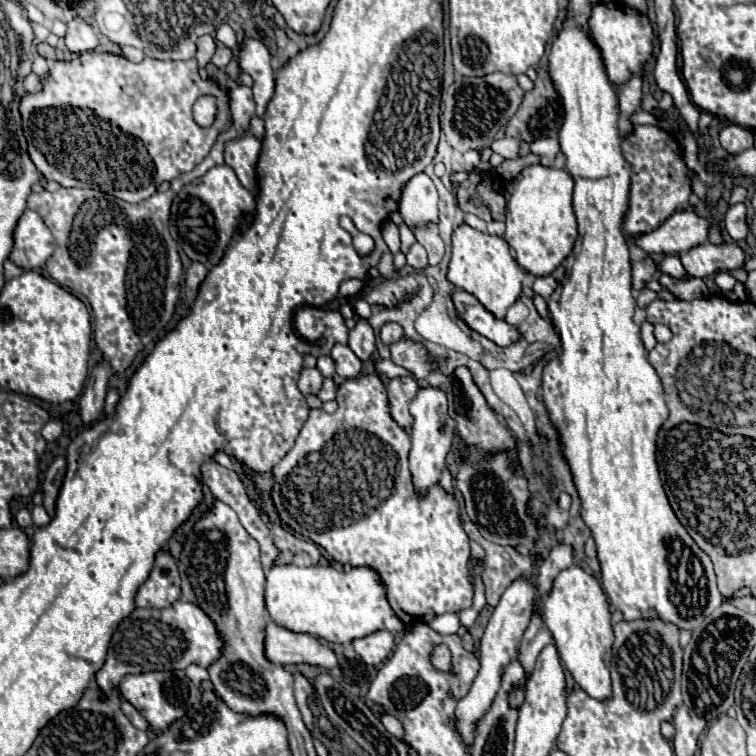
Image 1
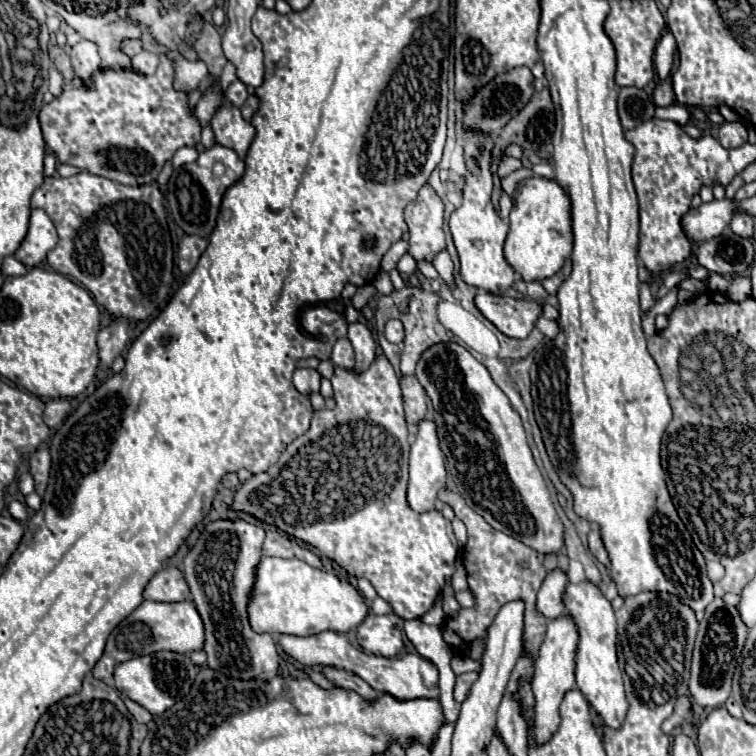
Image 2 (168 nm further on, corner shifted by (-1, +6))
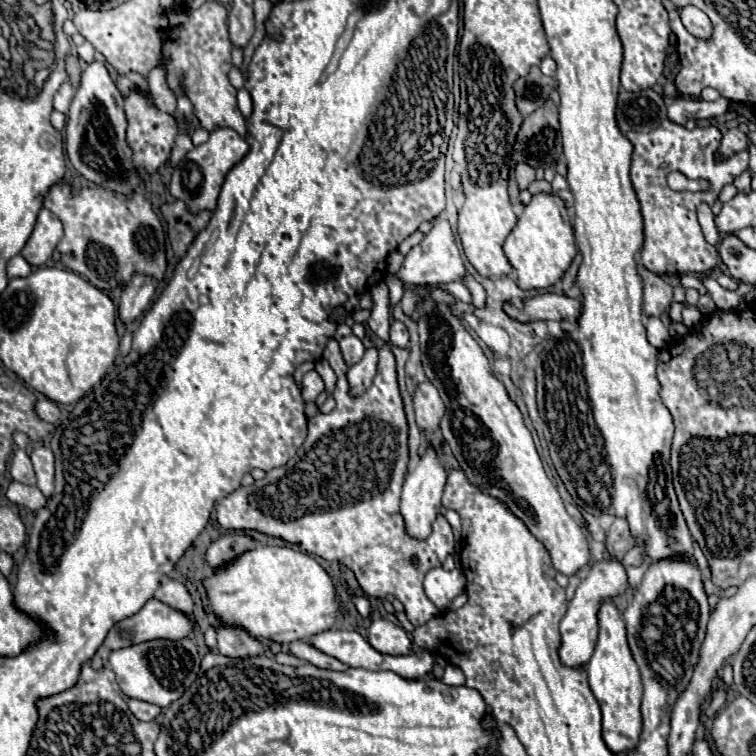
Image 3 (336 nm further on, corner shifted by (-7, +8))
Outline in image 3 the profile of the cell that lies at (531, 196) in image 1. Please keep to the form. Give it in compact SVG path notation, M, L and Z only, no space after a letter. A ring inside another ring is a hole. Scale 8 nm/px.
M544 193L534 195L524 207L524 213L518 217L518 225L506 237L504 253L518 273L520 289L546 289L556 285L578 253L572 235L572 219L562 199Z

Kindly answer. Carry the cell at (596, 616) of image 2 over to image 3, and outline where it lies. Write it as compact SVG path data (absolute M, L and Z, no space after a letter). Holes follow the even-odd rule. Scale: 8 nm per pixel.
M612 601L602 603L600 613L598 613L598 625L600 625L600 637L596 641L594 655L590 657L590 661L586 665L586 671L588 671L590 689L602 709L602 739L604 739L606 747L618 755L618 753L632 751L640 739L642 679L640 679L636 661L632 659L628 641L626 641L624 619Z

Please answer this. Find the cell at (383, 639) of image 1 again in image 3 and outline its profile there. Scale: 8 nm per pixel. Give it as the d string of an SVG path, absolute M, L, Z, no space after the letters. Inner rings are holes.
M374 619L372 621L372 625L368 629L368 643L376 651L386 653L386 655L408 655L408 653L412 653L412 641L408 641L408 633L388 619Z

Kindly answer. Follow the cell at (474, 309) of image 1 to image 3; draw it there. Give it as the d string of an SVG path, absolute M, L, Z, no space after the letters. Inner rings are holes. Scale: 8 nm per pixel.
M544 293L544 295L536 295L528 301L524 301L524 307L516 307L516 305L506 305L504 311L518 319L518 321L548 321L548 319L556 319L556 321L578 321L580 317L580 299L572 299L566 295L554 295L554 293Z

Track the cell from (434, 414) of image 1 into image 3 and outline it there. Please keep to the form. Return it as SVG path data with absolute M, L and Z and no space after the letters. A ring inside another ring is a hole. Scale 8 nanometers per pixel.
M428 449L420 457L414 473L410 473L406 477L404 487L402 487L400 513L404 517L404 527L408 531L408 537L412 537L412 539L426 539L432 533L432 523L434 523L436 515L442 509L440 497L442 497L442 491L444 491L444 483L446 483L446 469L438 463L436 451L434 449Z

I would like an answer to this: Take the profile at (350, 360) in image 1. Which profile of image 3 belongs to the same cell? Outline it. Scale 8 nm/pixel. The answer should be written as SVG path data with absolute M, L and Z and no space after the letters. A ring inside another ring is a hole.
M348 335L348 337L342 337L340 339L340 349L342 349L342 355L344 355L344 361L346 365L354 365L362 359L364 355L364 345L362 341L356 337L356 335Z

